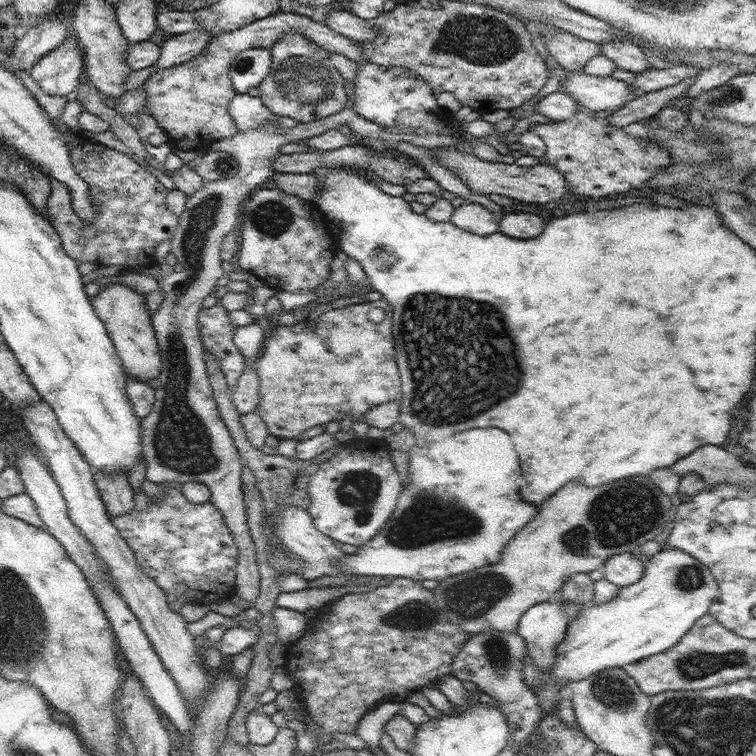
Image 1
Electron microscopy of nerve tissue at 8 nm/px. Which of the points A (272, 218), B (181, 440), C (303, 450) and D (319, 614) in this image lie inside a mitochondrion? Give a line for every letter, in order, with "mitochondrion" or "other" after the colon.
A: mitochondrion
B: mitochondrion
C: other
D: other

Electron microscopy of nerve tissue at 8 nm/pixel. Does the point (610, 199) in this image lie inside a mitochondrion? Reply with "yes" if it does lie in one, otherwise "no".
no

